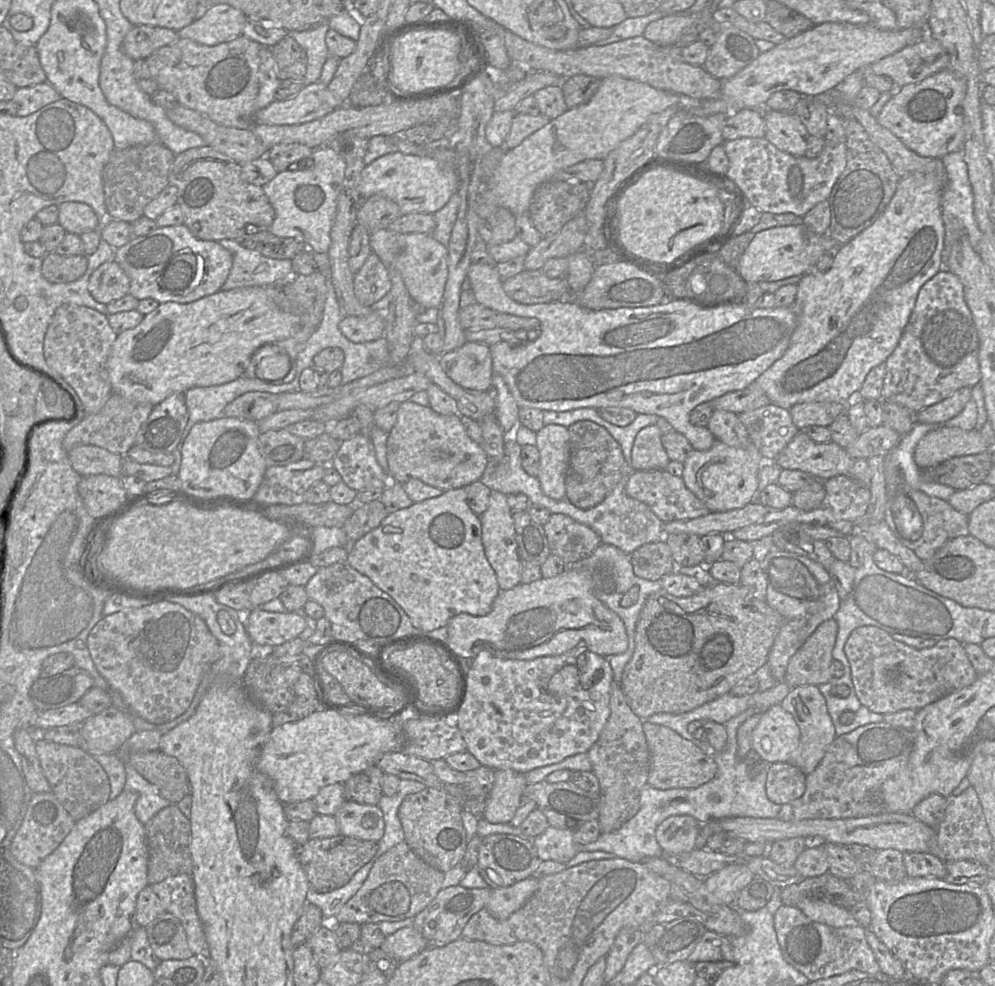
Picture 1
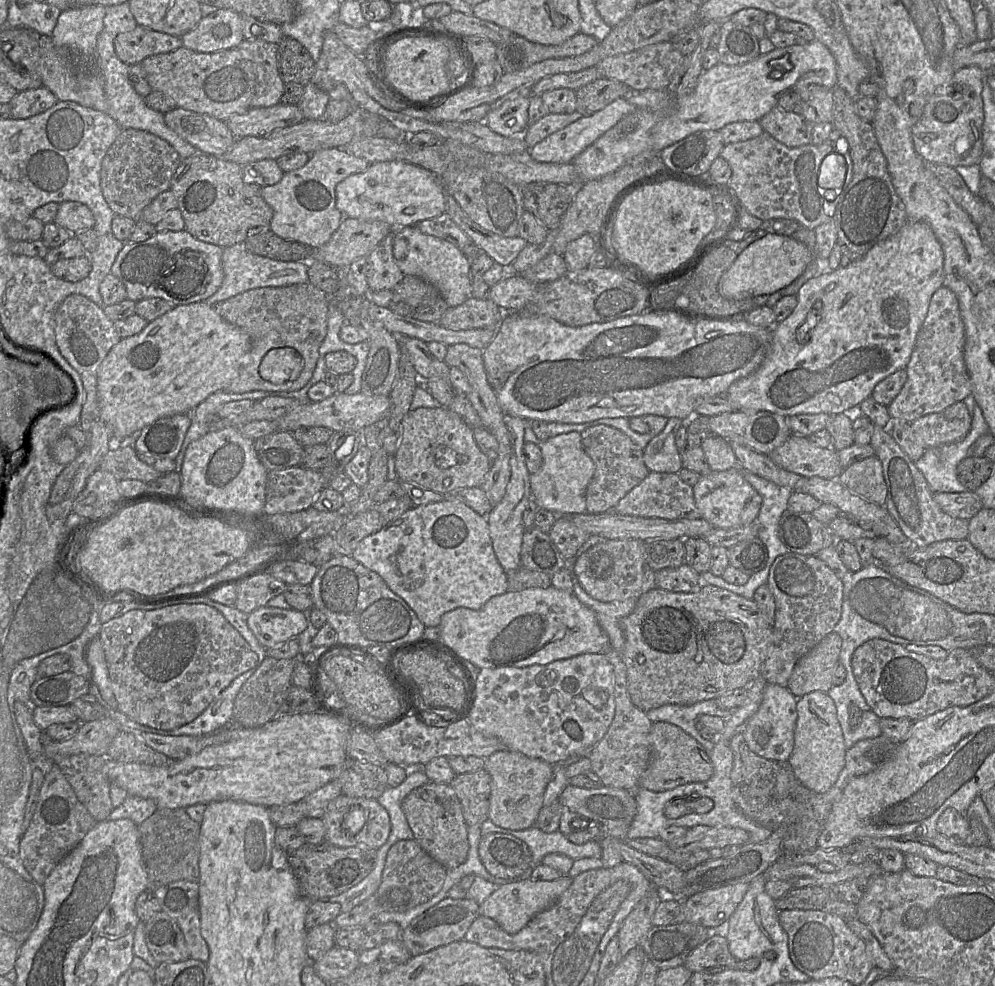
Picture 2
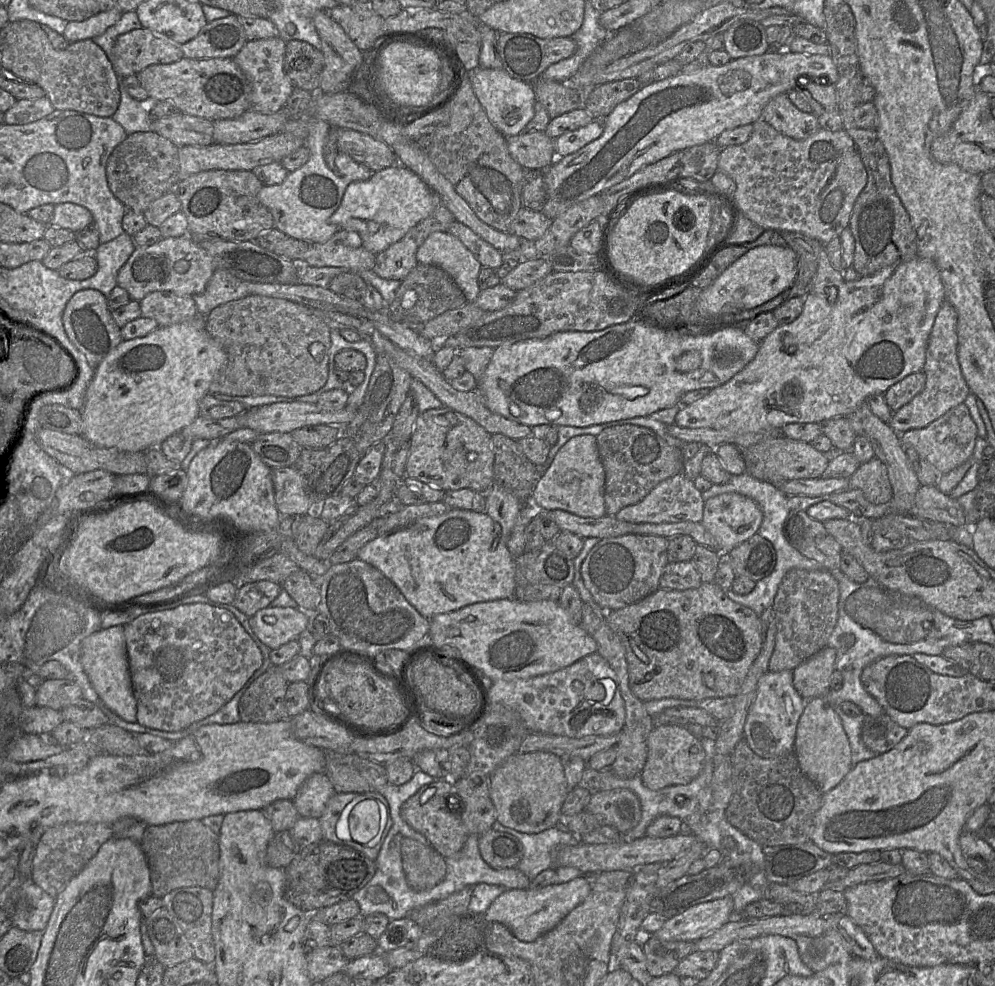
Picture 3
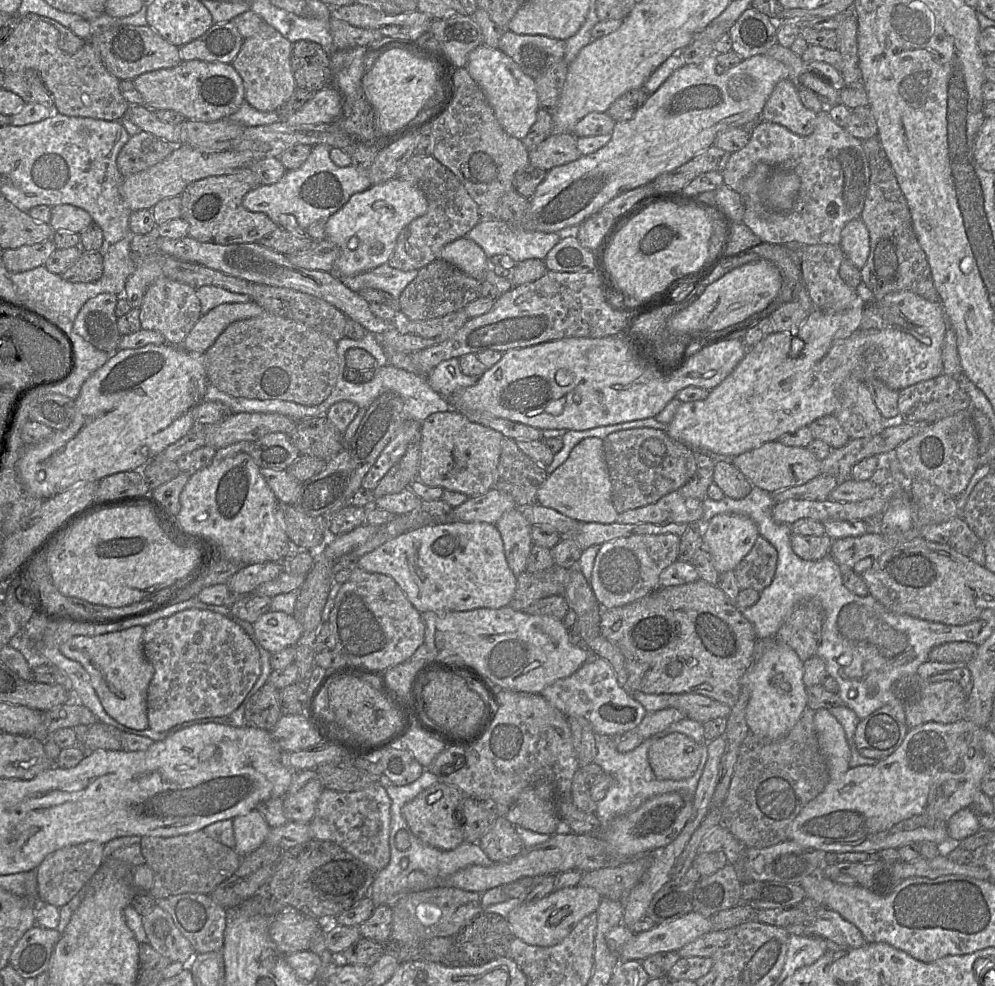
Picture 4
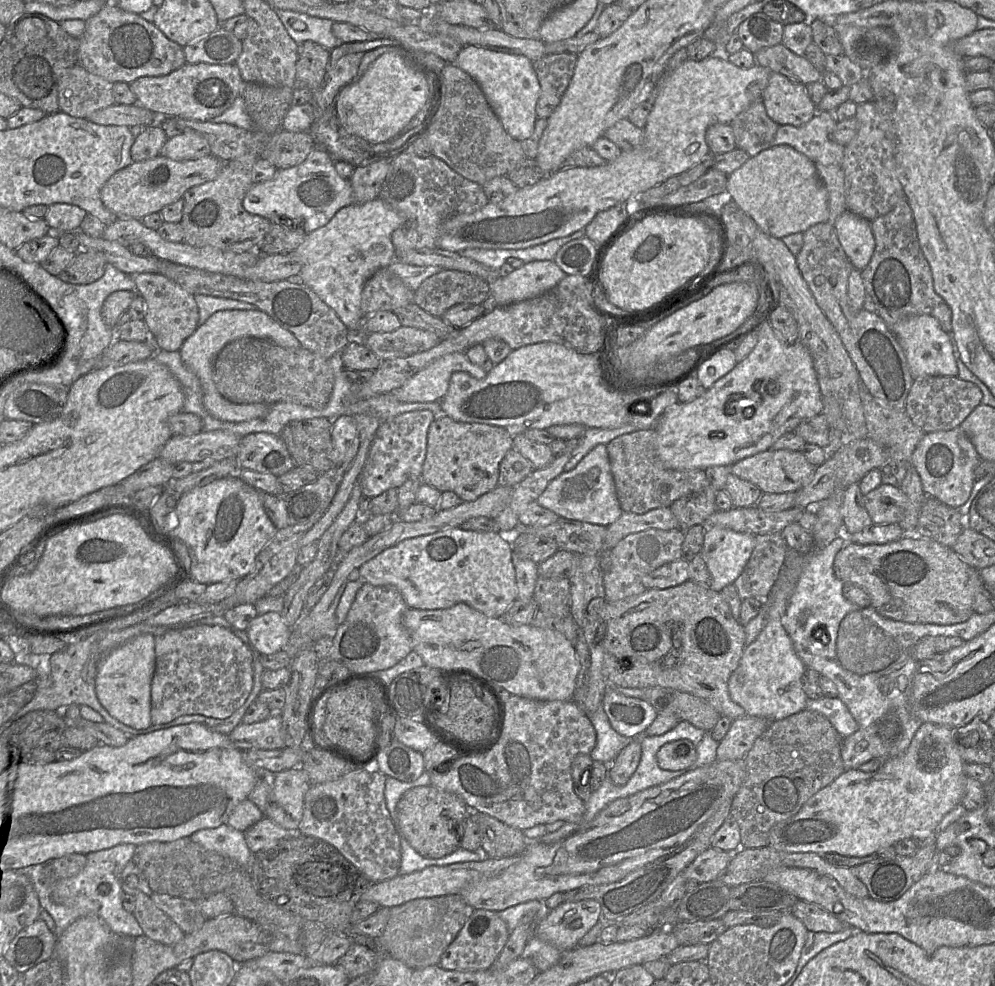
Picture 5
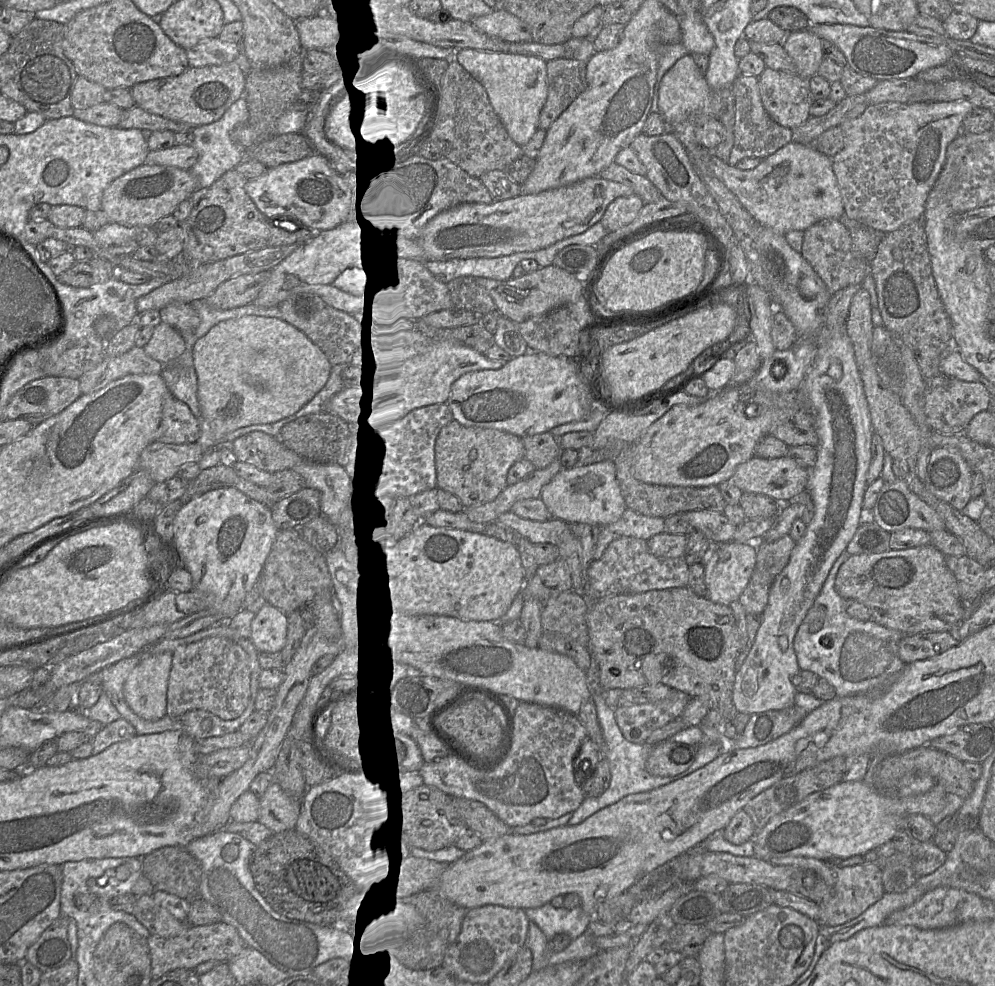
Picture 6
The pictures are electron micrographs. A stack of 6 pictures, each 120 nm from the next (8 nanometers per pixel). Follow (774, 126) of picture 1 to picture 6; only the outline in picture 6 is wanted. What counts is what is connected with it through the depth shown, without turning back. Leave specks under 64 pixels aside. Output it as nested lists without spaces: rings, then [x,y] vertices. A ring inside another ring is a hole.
[[[766,67],[758,77],[762,104],[770,117],[786,128],[804,124],[814,102],[808,80],[796,73]]]

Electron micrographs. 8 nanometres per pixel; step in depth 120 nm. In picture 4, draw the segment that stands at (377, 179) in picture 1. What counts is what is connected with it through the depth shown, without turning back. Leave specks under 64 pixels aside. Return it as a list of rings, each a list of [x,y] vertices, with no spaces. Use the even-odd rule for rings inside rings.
[[[398,177],[353,194],[329,217],[325,225],[326,239],[336,244],[340,250],[333,272],[339,277],[348,277],[387,263],[402,229],[424,215],[427,208],[428,202],[424,193],[415,184]],[[352,237],[358,239],[355,249],[348,246]]]

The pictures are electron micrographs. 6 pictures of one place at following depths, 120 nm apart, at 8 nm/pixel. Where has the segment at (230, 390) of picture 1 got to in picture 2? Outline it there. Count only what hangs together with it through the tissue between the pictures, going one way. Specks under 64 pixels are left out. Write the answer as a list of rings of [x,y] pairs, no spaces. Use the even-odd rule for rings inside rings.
[[[221,390],[207,397],[190,411],[191,425],[181,449],[185,449],[186,446],[190,445],[190,443],[203,437],[211,430],[211,423],[218,418],[217,413],[225,403],[237,401],[242,398],[242,395],[253,392],[261,391],[257,390],[244,393],[231,393],[226,390]]]

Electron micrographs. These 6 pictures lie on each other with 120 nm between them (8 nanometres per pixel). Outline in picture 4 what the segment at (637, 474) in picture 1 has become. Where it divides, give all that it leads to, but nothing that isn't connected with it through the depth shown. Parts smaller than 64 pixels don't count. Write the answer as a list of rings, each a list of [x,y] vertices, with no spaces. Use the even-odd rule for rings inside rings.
[[[673,491],[653,504],[628,510],[618,515],[620,524],[669,523],[698,526],[703,515],[703,501],[684,497],[680,491]]]

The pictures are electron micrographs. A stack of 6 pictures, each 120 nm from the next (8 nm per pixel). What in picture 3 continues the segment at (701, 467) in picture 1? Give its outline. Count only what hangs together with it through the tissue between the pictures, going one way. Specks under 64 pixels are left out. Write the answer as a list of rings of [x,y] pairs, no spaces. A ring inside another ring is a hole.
[[[723,493],[704,502],[701,523],[716,540],[718,552],[729,553],[757,534],[761,522],[757,503],[739,493]]]

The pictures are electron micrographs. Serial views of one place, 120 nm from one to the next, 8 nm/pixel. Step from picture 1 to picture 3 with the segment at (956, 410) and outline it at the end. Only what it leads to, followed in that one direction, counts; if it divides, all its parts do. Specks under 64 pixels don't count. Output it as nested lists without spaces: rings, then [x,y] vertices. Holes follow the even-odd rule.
[[[965,403],[950,409],[924,428],[911,429],[900,434],[903,446],[913,447],[936,468],[939,475],[946,474],[969,460],[973,455],[977,437],[977,426]]]

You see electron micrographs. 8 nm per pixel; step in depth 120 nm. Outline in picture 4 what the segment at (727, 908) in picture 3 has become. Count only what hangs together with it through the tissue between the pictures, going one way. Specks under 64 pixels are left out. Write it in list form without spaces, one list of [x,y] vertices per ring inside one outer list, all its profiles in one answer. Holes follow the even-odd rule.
[[[691,911],[686,915],[671,922],[655,925],[648,931],[635,934],[617,954],[618,961],[642,961],[647,957],[660,952],[679,951],[686,944],[712,930],[711,917],[705,917],[700,913]]]

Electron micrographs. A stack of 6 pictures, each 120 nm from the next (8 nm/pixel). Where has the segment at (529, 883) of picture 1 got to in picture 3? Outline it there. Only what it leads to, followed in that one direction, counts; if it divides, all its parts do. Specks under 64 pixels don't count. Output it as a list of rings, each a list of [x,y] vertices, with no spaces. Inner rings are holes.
[[[583,876],[541,889],[506,889],[491,903],[482,918],[486,923],[499,922],[503,924],[516,938],[523,942],[533,942],[555,928],[591,892],[590,880]]]

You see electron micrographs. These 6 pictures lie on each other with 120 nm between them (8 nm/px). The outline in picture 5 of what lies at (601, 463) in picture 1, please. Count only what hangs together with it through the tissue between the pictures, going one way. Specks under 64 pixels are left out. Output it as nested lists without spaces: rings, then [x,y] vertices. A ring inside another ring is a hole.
[[[655,429],[620,435],[606,446],[623,512],[643,514],[653,509],[670,507],[678,499],[700,492],[710,484],[704,470],[675,470],[664,466],[657,454]]]

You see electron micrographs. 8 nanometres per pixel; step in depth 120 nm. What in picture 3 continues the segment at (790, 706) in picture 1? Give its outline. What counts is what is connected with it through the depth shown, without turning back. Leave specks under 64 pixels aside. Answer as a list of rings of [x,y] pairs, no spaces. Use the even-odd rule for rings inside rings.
[[[824,697],[806,701],[797,725],[794,753],[802,772],[817,784],[823,794],[835,788],[853,767],[851,747],[841,719]]]

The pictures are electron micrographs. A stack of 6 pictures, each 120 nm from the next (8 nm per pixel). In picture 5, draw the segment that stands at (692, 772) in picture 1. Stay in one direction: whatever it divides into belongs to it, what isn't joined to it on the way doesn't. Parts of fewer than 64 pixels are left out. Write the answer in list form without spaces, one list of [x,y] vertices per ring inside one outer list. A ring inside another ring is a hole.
[[[687,739],[676,740],[663,745],[656,754],[658,766],[667,771],[685,770],[697,758],[696,747]]]

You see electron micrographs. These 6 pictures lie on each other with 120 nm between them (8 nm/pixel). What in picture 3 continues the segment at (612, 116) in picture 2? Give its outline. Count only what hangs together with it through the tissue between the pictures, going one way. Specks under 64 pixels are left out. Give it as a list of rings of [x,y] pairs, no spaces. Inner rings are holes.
[[[595,119],[591,123],[554,139],[557,157],[577,152],[588,143],[599,138],[605,129],[605,119]]]

